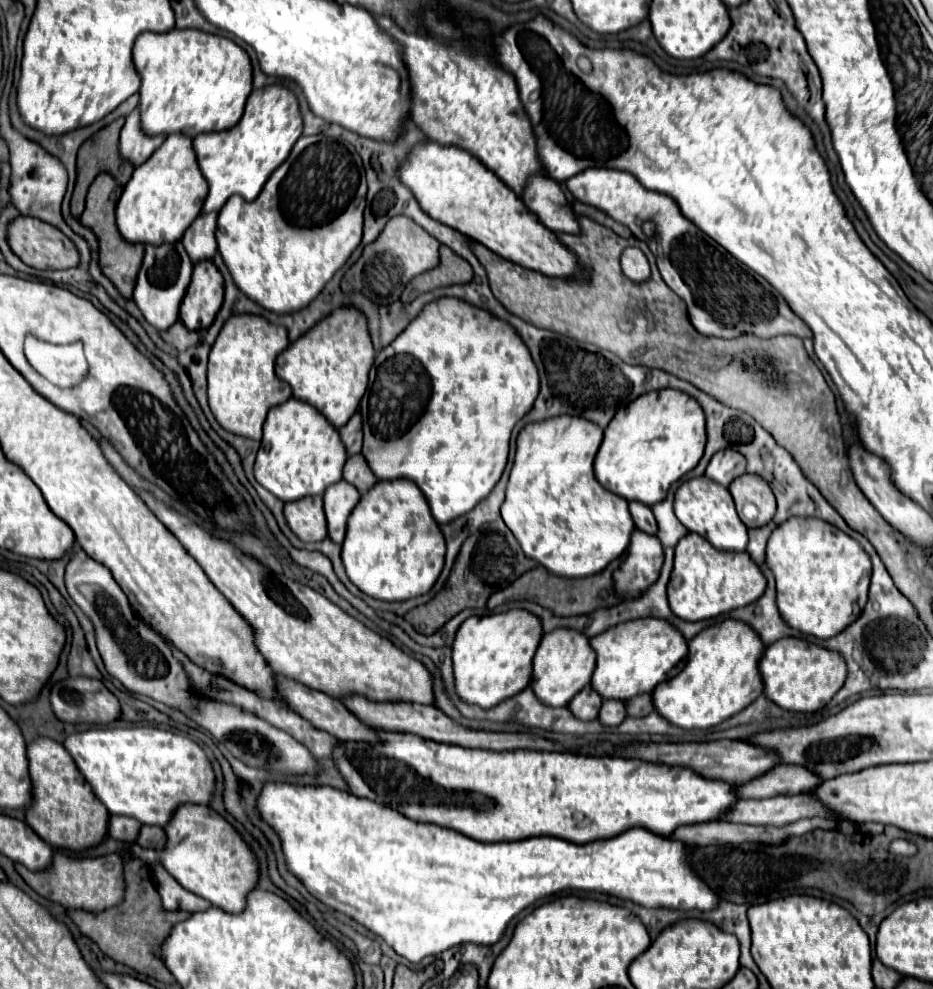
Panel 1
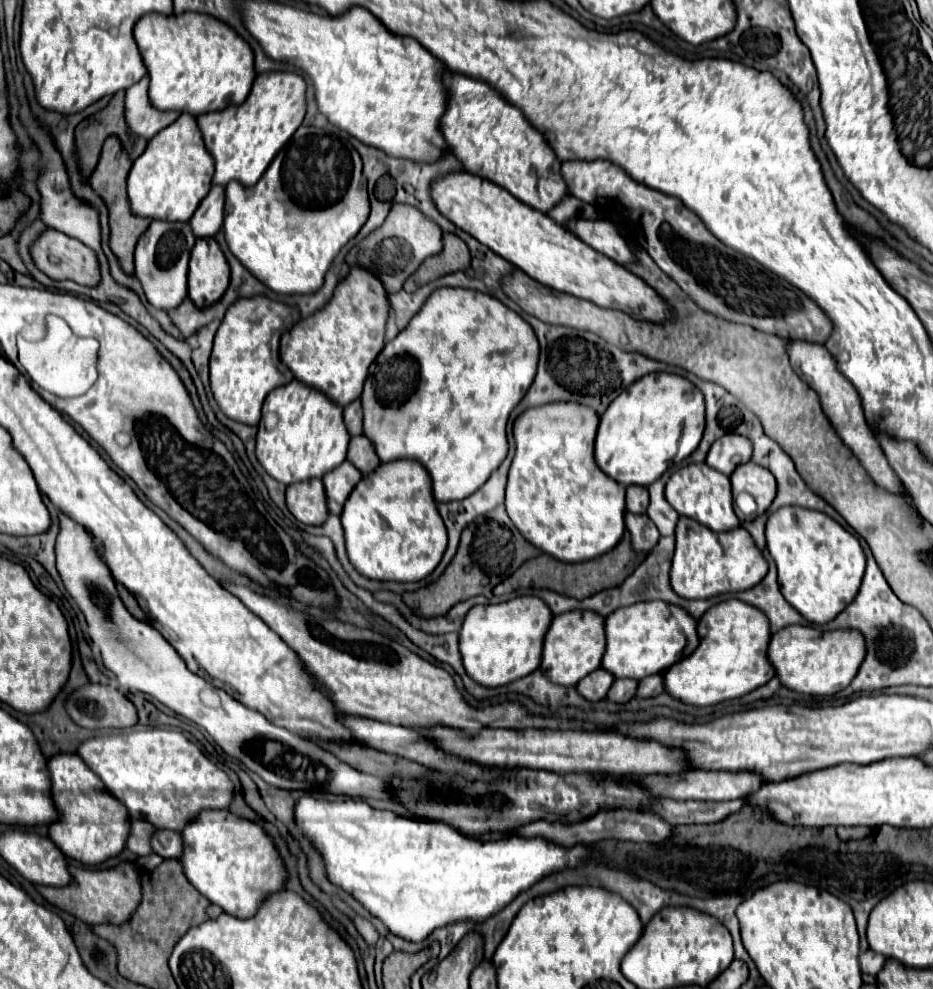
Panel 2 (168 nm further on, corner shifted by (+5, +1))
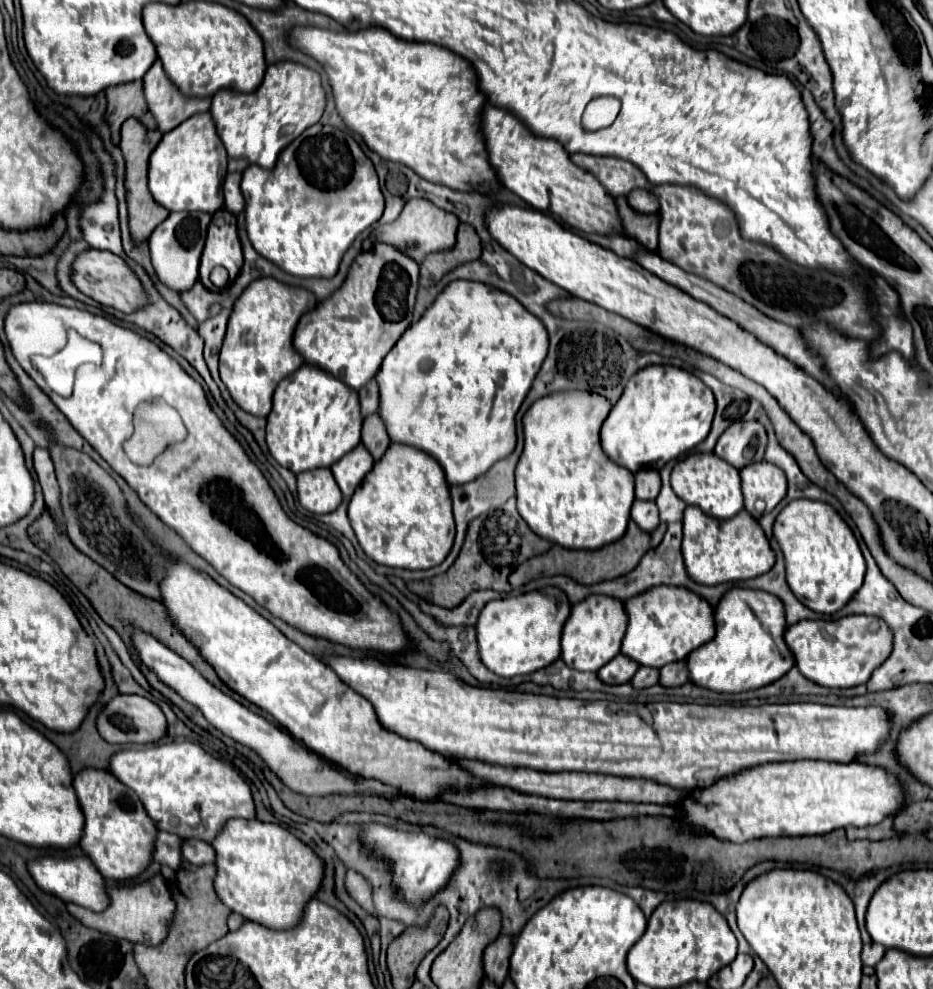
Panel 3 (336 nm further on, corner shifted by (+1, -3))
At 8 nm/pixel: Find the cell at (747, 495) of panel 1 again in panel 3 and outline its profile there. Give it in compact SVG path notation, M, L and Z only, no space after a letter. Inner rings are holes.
M759 462L759 464L749 464L747 468L741 470L741 488L747 512L755 514L753 510L755 500L765 500L767 504L765 512L771 512L783 500L787 490L787 480L777 466L769 462Z

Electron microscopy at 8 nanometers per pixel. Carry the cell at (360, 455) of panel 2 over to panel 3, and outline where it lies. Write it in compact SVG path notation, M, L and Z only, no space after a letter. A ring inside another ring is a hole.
M369 416L363 422L363 430L361 430L361 444L369 450L369 454L373 456L373 460L381 460L381 456L385 454L385 450L389 448L391 440L387 442L387 430L383 428L383 422L377 416Z

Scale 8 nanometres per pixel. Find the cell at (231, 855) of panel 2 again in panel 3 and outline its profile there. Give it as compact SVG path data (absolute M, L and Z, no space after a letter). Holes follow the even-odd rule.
M233 818L223 824L211 846L217 866L213 878L215 894L231 912L265 928L291 928L323 878L323 862L313 850L277 824Z

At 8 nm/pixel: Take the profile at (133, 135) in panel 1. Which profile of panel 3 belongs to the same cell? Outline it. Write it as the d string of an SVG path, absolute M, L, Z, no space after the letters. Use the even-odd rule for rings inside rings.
M159 60L149 68L143 78L143 94L149 112L153 114L159 132L169 132L187 120L193 114L207 112L211 106L211 98L203 100L187 100L179 96L179 90L167 80Z

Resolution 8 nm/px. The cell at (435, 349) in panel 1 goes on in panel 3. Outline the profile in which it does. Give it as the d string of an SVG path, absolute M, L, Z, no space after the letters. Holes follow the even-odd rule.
M453 280L439 296L437 300L425 310L425 314L421 316L421 320L413 326L409 326L403 336L397 340L397 344L391 348L391 352L385 356L375 380L379 384L379 416L387 428L387 434L391 438L391 442L395 444L407 444L407 446L413 446L413 448L419 448L423 452L427 452L429 456L433 456L443 472L445 472L445 478L447 478L447 484L449 486L461 486L461 484L467 484L479 476L483 476L495 462L507 458L513 450L515 450L515 442L517 442L517 436L515 436L515 414L521 406L521 402L525 400L545 356L547 356L547 346L549 346L549 340L547 340L547 330L543 328L541 320L531 316L513 296L497 290L497 288L489 288L487 284L481 284L481 282L469 282L469 280Z

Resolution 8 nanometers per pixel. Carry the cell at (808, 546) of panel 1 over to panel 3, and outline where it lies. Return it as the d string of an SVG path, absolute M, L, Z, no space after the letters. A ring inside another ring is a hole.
M793 500L787 504L773 526L773 536L785 556L787 584L795 598L817 614L835 614L861 588L865 558L843 518L823 502Z

